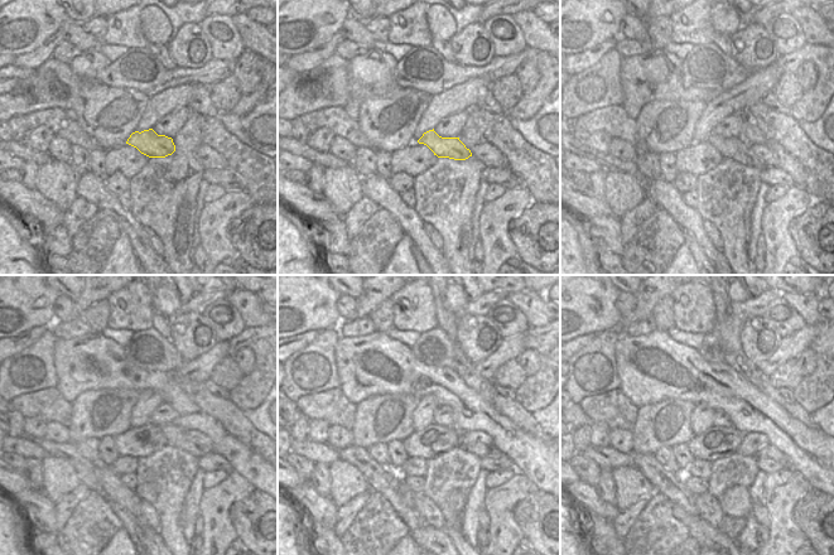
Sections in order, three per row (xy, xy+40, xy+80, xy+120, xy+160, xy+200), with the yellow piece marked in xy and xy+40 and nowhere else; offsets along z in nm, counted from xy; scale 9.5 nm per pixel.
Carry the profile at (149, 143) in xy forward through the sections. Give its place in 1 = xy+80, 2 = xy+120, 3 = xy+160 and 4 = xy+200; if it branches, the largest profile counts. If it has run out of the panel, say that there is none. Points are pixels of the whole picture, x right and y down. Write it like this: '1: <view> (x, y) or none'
1: xy+80 (736, 148)
2: xy+120 (174, 435)
3: xy+160 (478, 449)
4: xy+200 (766, 450)

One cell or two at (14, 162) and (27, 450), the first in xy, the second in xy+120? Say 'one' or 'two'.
one

